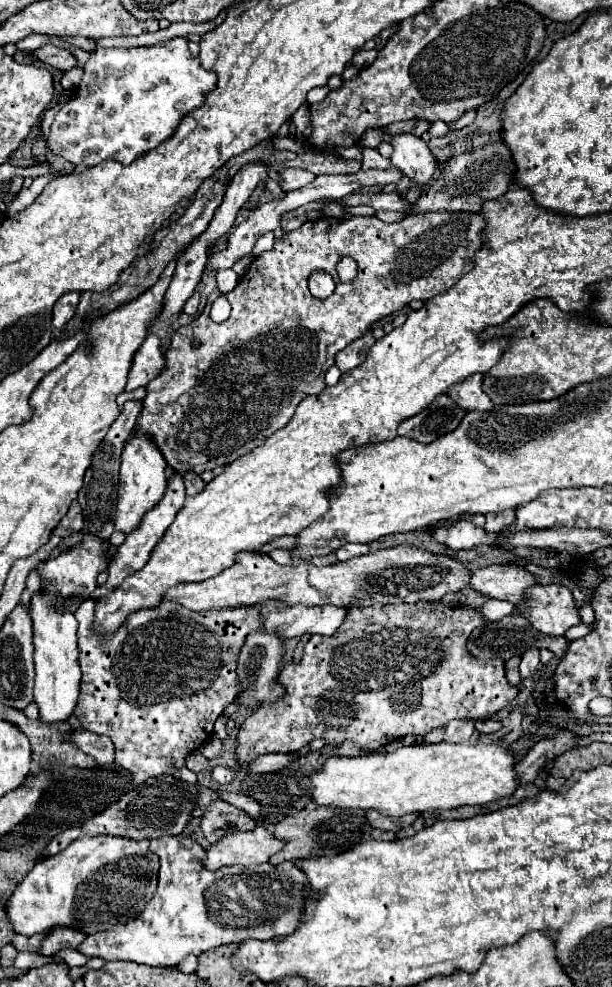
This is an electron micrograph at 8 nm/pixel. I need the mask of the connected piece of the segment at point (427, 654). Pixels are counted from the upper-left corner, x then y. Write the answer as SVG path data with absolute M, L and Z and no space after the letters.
M416 602L416 604L388 604L388 606L370 606L370 608L350 608L346 614L346 620L332 636L312 636L308 644L304 646L302 660L298 664L288 662L282 666L278 674L278 682L284 686L284 696L276 702L264 702L260 704L240 726L236 734L236 762L238 764L250 764L262 754L272 752L298 752L300 748L308 746L314 738L324 738L328 744L340 744L344 740L356 742L360 748L366 750L378 750L380 746L386 746L398 738L404 738L406 734L420 734L426 736L428 732L436 728L444 728L450 720L456 718L472 718L472 720L484 720L492 718L496 712L506 708L510 702L514 702L518 688L510 686L504 676L504 662L502 660L478 660L466 650L466 638L470 632L478 626L486 624L486 620L478 614L478 610L466 610L466 608L448 608L442 602Z

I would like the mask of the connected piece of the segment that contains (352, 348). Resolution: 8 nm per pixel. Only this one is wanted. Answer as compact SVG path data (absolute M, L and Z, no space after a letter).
M366 332L362 338L354 340L350 346L346 346L344 350L340 350L336 354L336 366L342 370L342 372L350 372L352 368L360 366L364 360L366 360L366 354L368 350L374 346L374 336L372 332Z

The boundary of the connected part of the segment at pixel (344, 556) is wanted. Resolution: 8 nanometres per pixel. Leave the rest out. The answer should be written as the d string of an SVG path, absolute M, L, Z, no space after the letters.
M346 544L340 550L336 550L336 556L338 556L338 560L350 560L354 556L362 556L368 552L370 552L370 546L366 546L366 544Z

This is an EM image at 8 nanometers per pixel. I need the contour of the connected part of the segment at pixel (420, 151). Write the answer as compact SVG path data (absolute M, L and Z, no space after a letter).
M408 132L394 134L390 144L394 148L390 162L418 186L428 186L436 168L436 158L432 156L428 144Z

